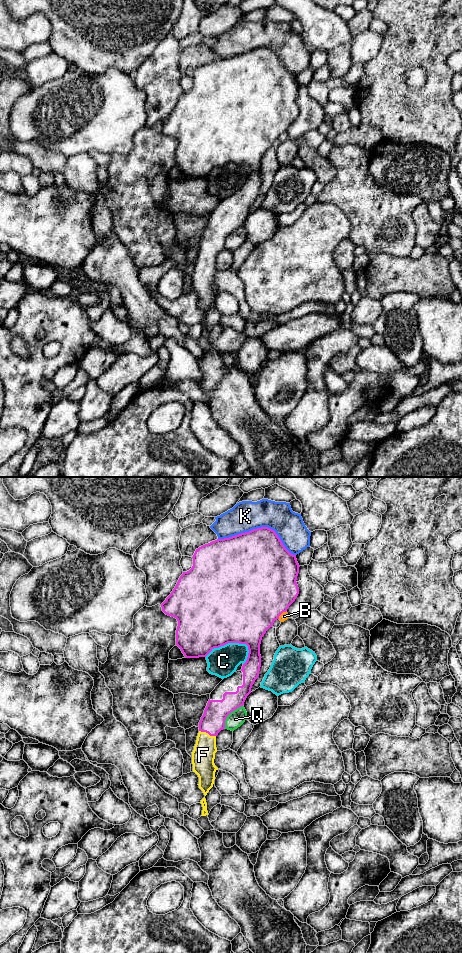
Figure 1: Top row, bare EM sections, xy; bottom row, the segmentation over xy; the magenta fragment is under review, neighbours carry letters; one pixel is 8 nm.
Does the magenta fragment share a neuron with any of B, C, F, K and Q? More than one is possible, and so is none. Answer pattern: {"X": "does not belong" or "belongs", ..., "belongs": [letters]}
{"B": "does not belong", "C": "does not belong", "F": "belongs", "K": "does not belong", "Q": "does not belong", "belongs": ["F"]}

